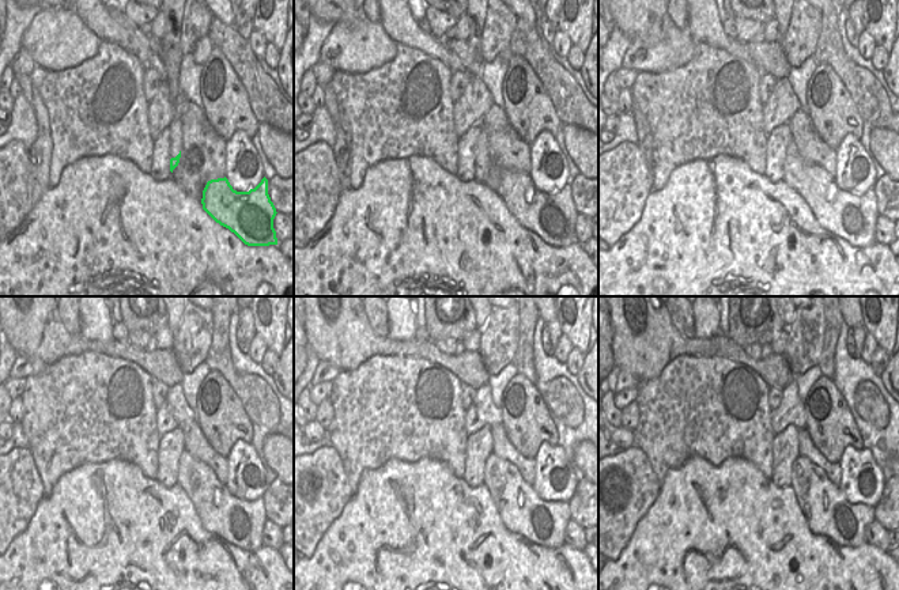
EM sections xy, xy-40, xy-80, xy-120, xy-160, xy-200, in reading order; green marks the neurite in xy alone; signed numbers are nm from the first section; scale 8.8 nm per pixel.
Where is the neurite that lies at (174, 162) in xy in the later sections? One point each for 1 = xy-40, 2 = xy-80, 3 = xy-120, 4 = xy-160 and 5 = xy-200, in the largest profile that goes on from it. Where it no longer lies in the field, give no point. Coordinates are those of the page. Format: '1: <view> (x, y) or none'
1: xy-40 (482, 165)
2: xy-80 (853, 218)
3: xy-120 (240, 522)
4: xy-160 (522, 511)
5: xy-200 (828, 513)

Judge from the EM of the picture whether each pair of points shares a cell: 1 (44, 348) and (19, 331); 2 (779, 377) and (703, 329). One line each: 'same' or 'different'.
1: same
2: different

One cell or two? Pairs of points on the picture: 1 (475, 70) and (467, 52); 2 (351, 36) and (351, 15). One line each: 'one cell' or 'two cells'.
1: one cell
2: two cells

